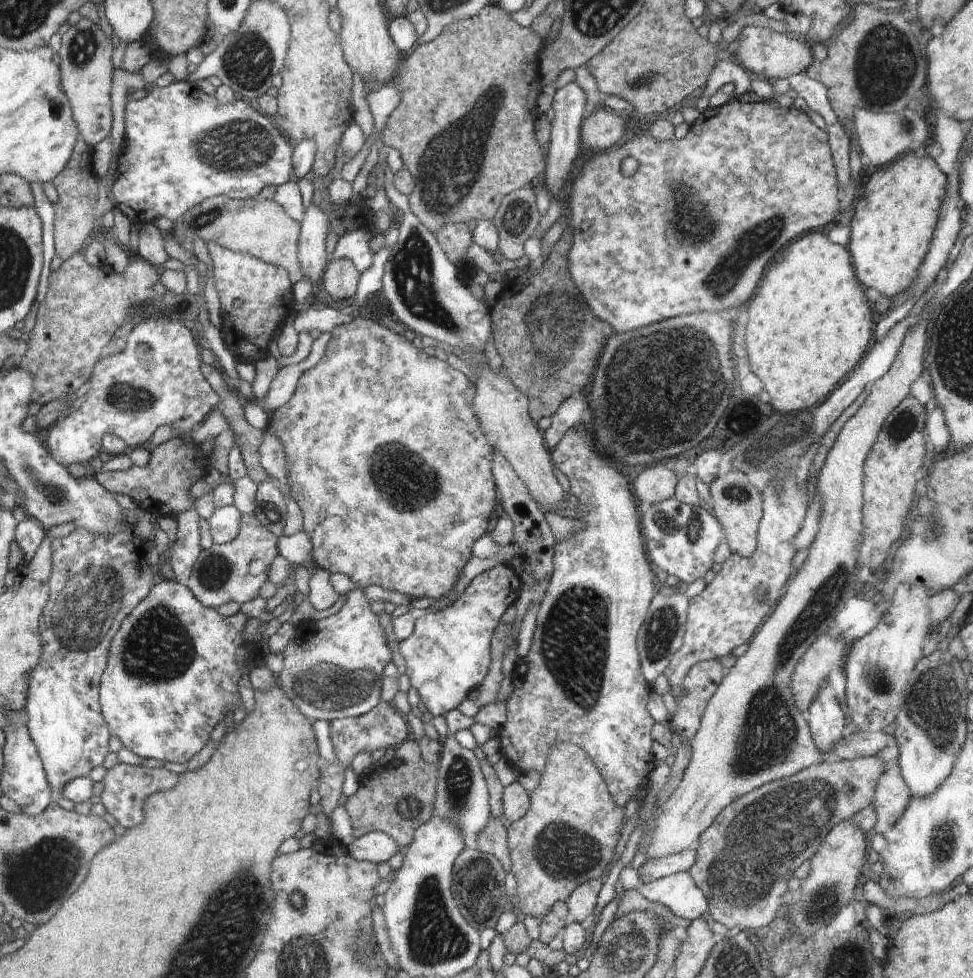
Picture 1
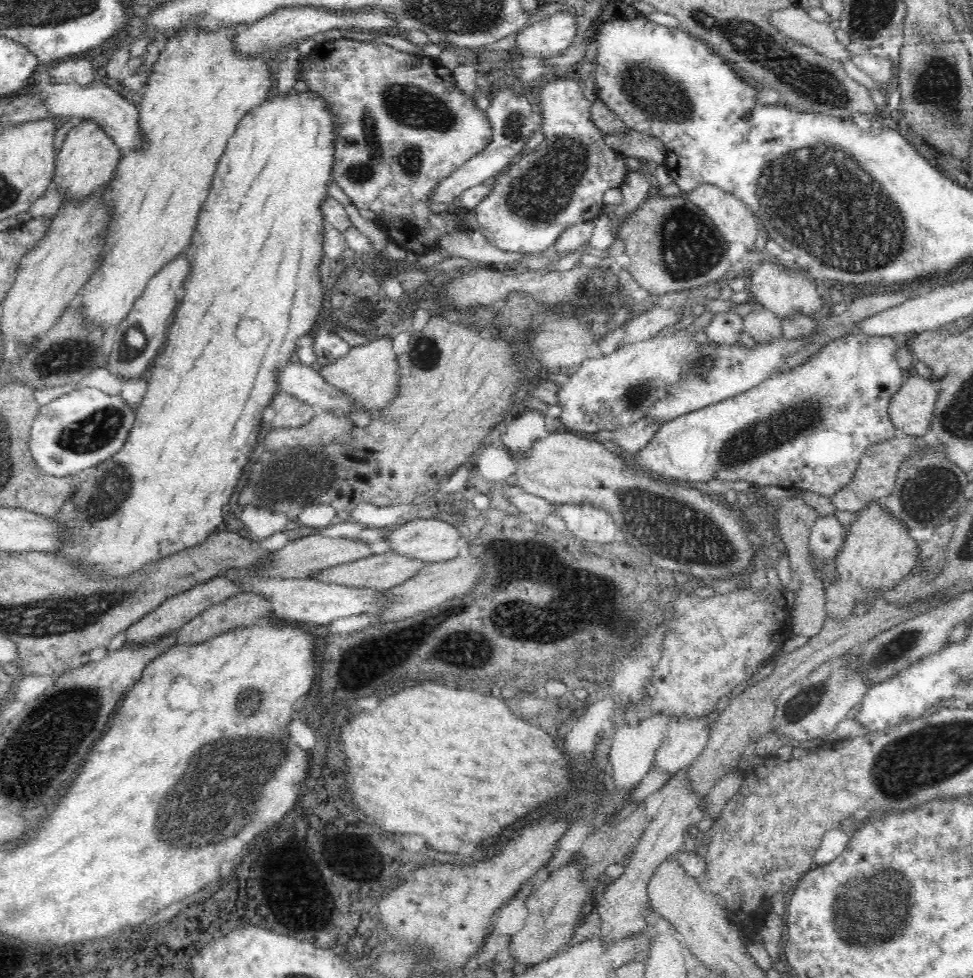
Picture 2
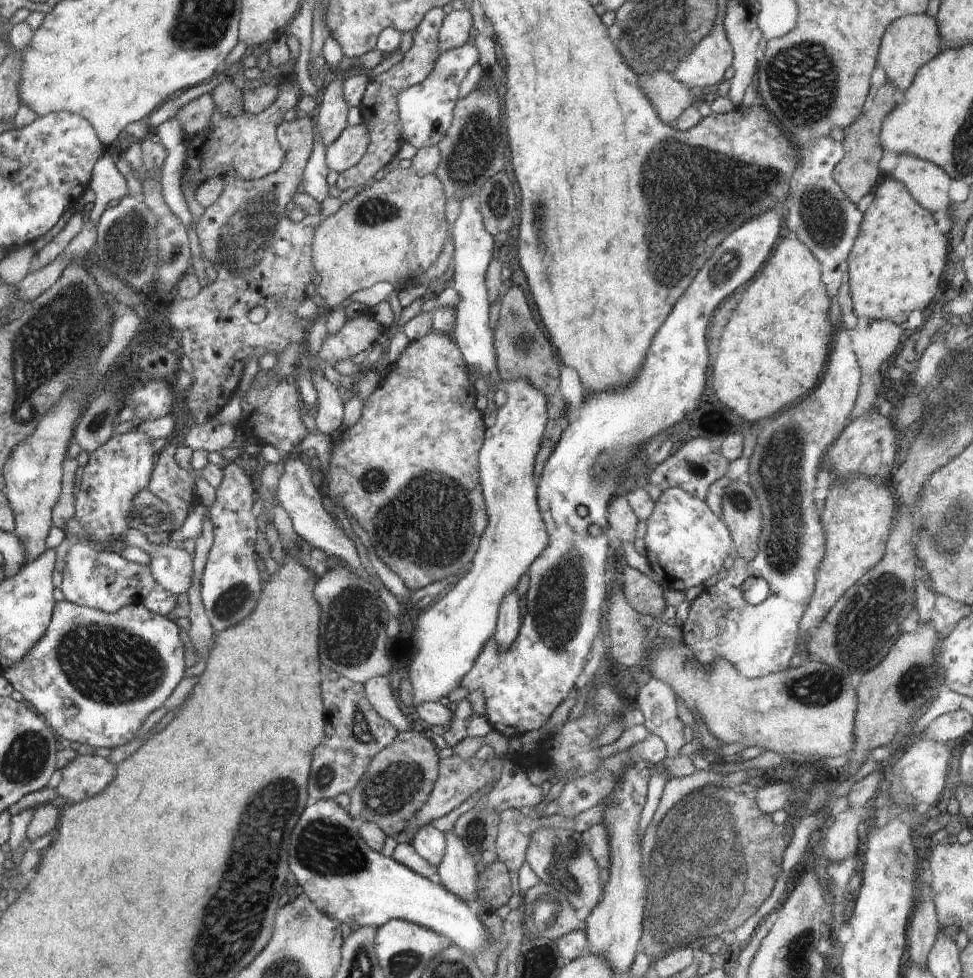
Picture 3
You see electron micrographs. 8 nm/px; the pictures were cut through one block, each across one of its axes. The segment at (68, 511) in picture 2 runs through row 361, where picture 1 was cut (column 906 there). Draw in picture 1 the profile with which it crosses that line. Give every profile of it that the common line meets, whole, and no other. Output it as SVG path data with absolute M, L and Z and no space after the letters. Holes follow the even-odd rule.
M914 153L903 155L870 176L864 188L864 198L858 200L854 215L850 218L850 242L846 247L851 254L856 278L870 295L896 296L914 284L918 268L922 266L934 236L947 182L947 175L930 156L918 157Z

